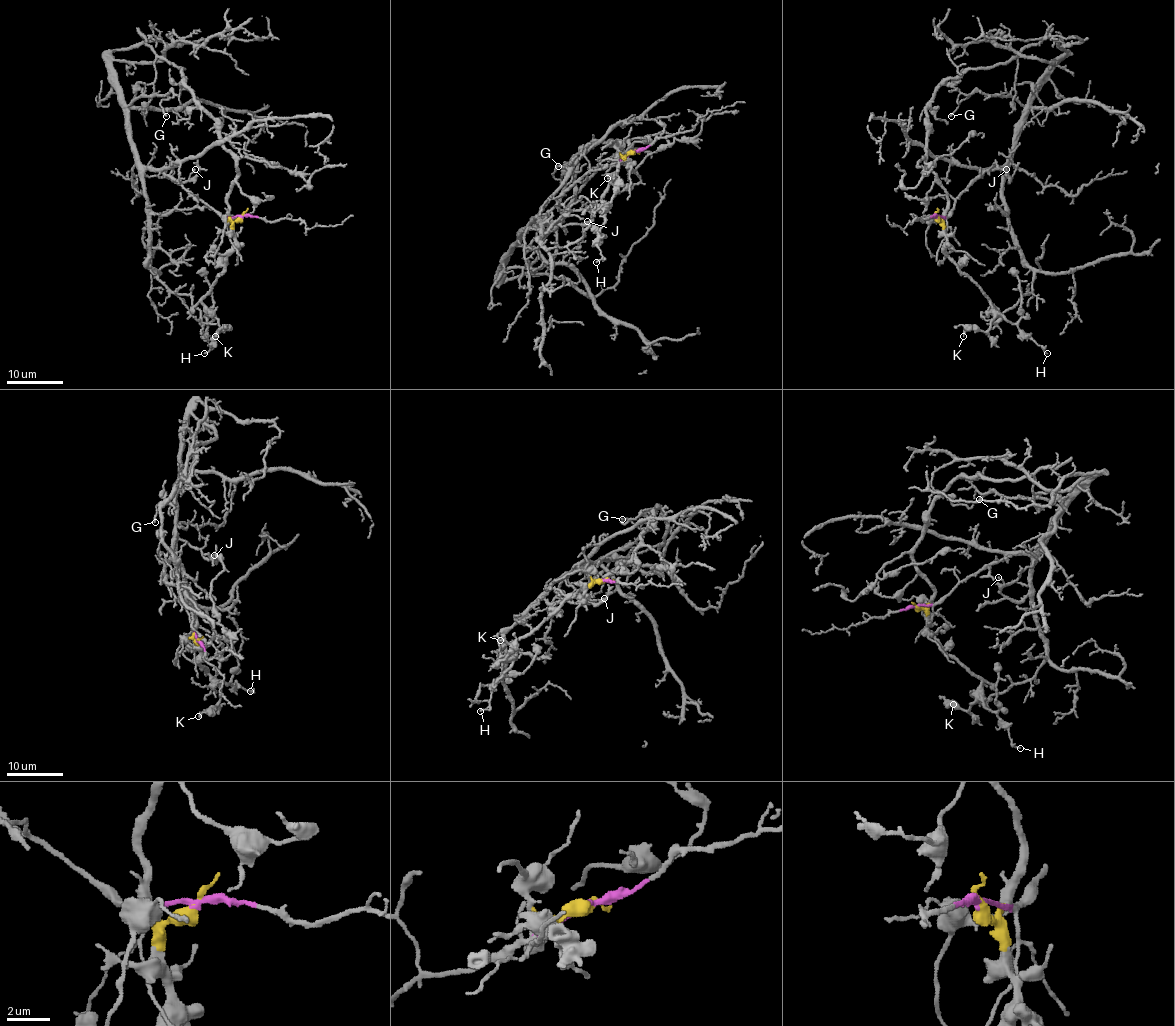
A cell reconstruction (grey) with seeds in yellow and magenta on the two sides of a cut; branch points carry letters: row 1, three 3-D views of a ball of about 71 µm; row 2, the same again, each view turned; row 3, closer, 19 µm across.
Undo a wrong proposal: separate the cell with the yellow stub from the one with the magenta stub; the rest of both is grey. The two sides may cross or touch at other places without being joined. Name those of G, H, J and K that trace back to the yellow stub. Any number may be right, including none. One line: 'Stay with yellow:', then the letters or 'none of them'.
Stay with yellow: H, K

